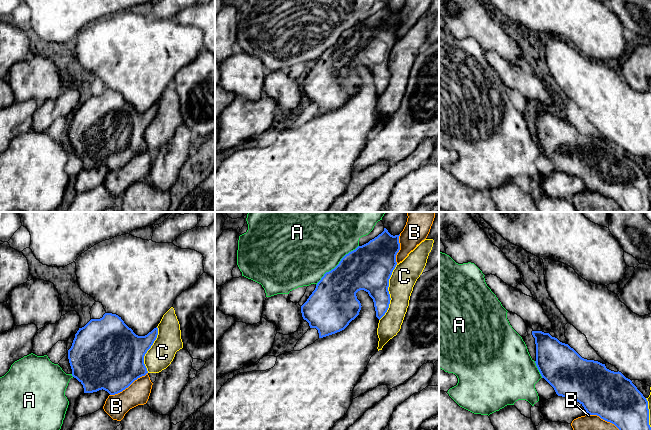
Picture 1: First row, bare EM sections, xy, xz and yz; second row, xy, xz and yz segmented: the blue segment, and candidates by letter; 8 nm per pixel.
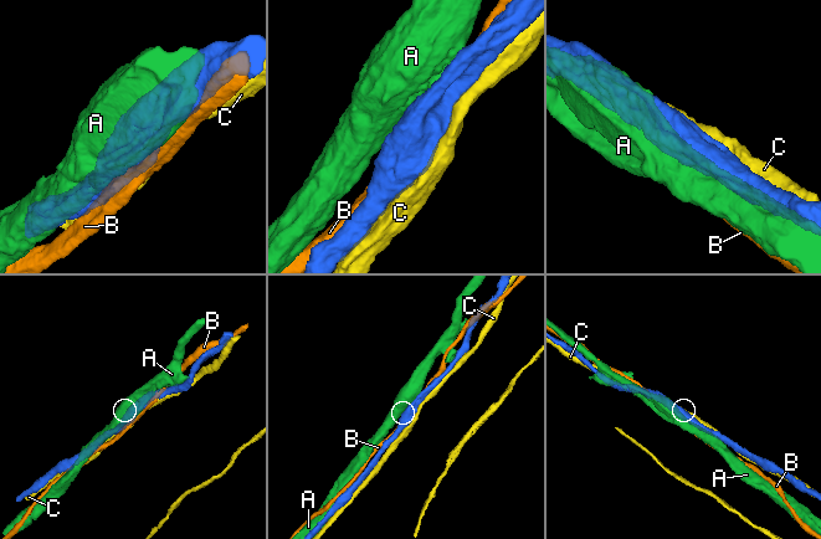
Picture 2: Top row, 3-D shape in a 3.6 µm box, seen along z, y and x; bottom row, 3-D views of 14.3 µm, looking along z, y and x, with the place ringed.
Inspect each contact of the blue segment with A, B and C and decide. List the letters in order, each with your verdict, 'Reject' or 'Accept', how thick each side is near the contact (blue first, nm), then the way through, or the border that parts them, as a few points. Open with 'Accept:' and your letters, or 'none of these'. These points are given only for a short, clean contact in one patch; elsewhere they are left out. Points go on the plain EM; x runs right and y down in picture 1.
Accept: none of these
A: Reject. Thickness 360 nm (blue) against 440 nm
B: Reject. Thickness 480 nm (blue) against 190 nm
C: Reject. Thickness 360 nm (blue) against 200 nm

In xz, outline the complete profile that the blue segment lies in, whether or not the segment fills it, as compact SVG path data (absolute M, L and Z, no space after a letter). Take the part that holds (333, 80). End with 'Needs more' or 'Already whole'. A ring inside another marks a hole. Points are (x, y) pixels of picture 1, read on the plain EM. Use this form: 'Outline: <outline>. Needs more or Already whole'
Outline: M384 4L381 10L346 30L334 45L324 50L317 59L315 66L301 82L303 95L309 99L310 104L316 104L318 106L319 114L344 106L349 99L359 91L362 82L357 75L356 69L360 66L366 67L373 75L376 93L380 96L385 91L391 76L388 67L389 55L397 41L396 31L400 26L399 12L400 10L395 12L391 11L388 6Z. Already whole

